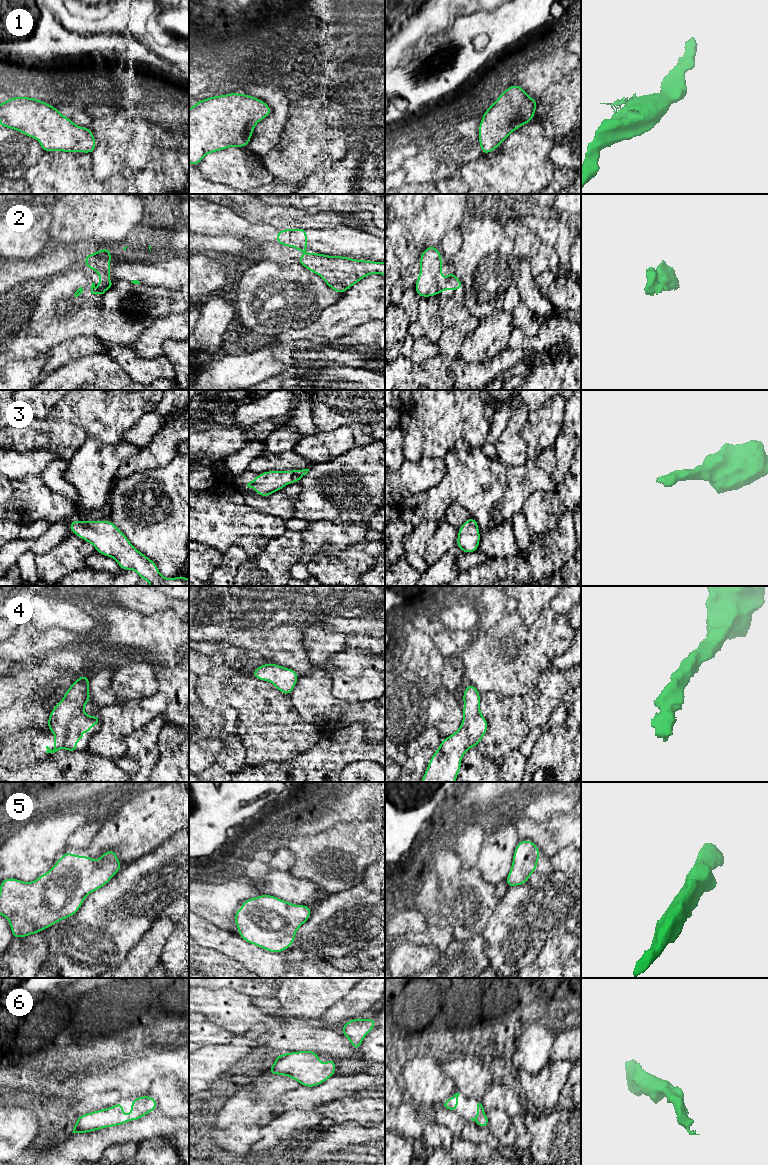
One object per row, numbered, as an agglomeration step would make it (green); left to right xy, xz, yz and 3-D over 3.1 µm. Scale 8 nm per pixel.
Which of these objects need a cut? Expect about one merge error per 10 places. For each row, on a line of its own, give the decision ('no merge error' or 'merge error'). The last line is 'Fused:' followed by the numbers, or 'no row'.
1: no merge error
2: merge error
3: no merge error
4: no merge error
5: no merge error
6: no merge error
Fused: 2

